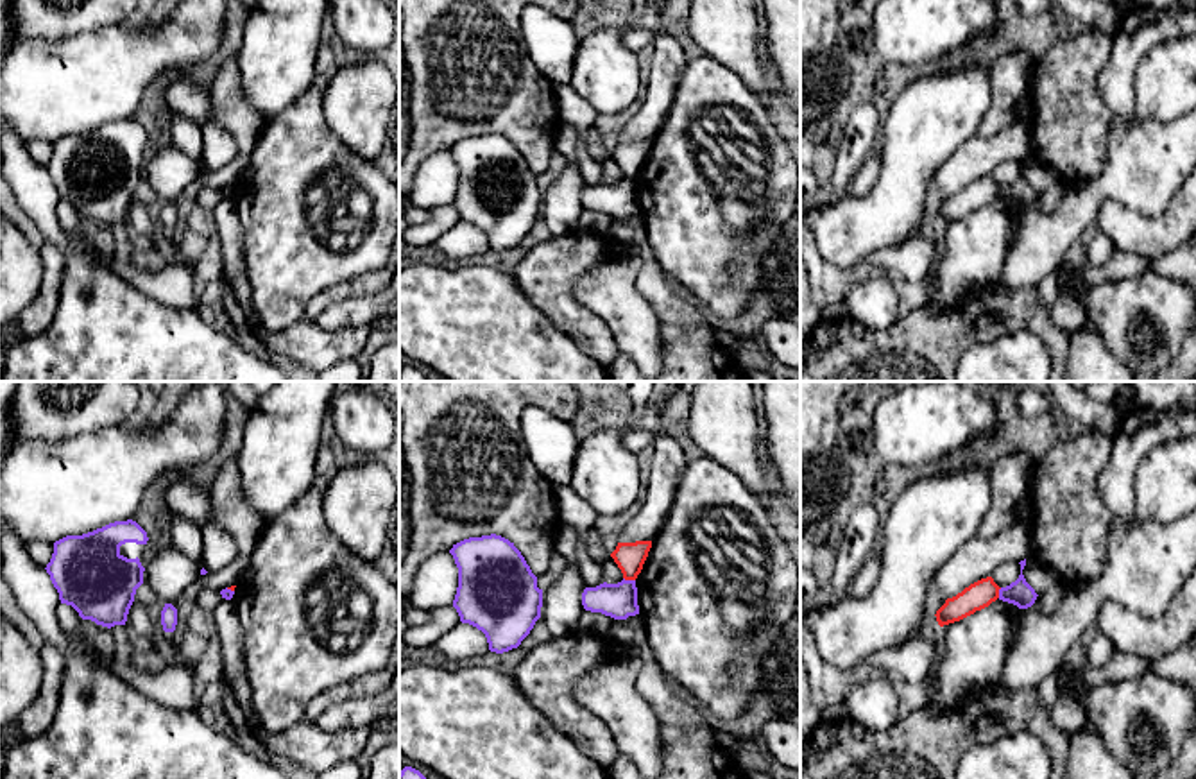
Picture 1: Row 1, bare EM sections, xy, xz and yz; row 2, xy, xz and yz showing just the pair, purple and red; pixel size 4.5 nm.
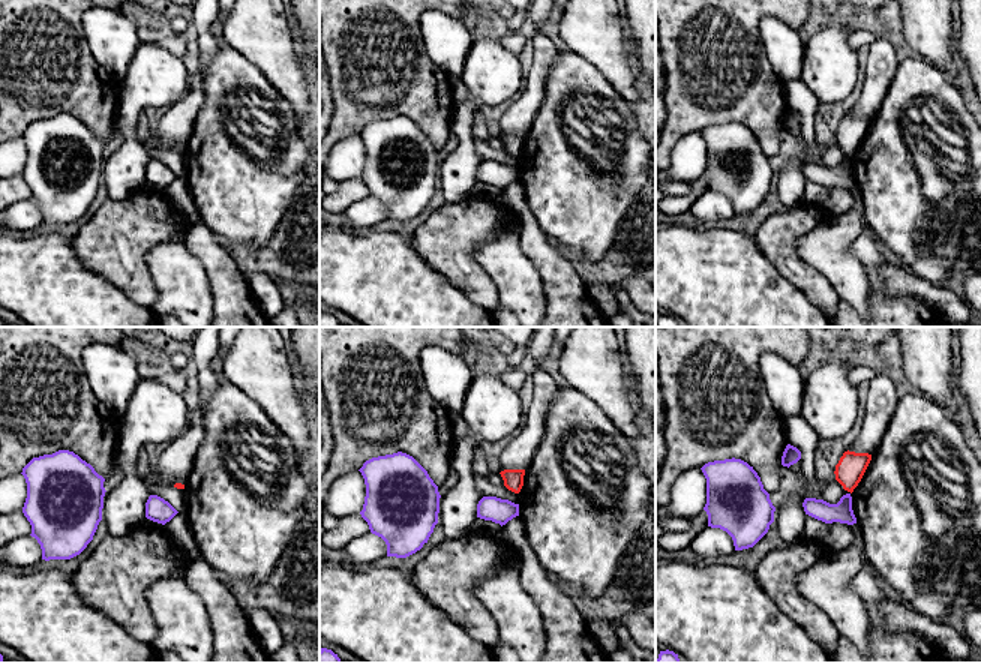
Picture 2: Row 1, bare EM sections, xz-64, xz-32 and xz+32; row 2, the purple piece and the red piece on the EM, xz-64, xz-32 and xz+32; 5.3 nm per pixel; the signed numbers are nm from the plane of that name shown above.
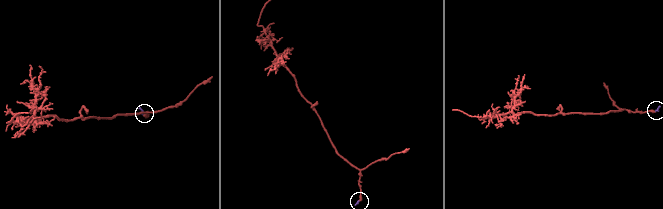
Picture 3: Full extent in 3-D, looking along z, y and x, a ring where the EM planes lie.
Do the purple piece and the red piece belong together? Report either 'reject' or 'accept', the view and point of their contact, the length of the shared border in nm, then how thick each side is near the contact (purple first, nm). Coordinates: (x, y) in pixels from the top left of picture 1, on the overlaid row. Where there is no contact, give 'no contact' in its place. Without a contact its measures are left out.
reject | xz (629, 581) | 60 nm | 160/130 nm

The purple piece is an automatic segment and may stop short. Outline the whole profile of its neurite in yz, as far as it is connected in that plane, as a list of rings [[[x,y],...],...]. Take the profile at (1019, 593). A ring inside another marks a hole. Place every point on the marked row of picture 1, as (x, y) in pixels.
[[[1026,559],[1019,562],[1021,564],[1021,575],[1015,582],[1012,582],[1006,587],[999,589],[999,600],[1017,605],[1019,609],[1028,609],[1035,604],[1037,593],[1035,589],[1026,582],[1022,569],[1026,566]]]

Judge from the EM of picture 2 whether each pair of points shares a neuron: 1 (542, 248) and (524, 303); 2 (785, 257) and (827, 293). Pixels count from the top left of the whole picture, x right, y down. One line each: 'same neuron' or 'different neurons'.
1: different neurons
2: same neuron

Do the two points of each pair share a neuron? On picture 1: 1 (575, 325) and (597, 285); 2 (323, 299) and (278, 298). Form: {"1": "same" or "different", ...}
{"1": "different", "2": "different"}

